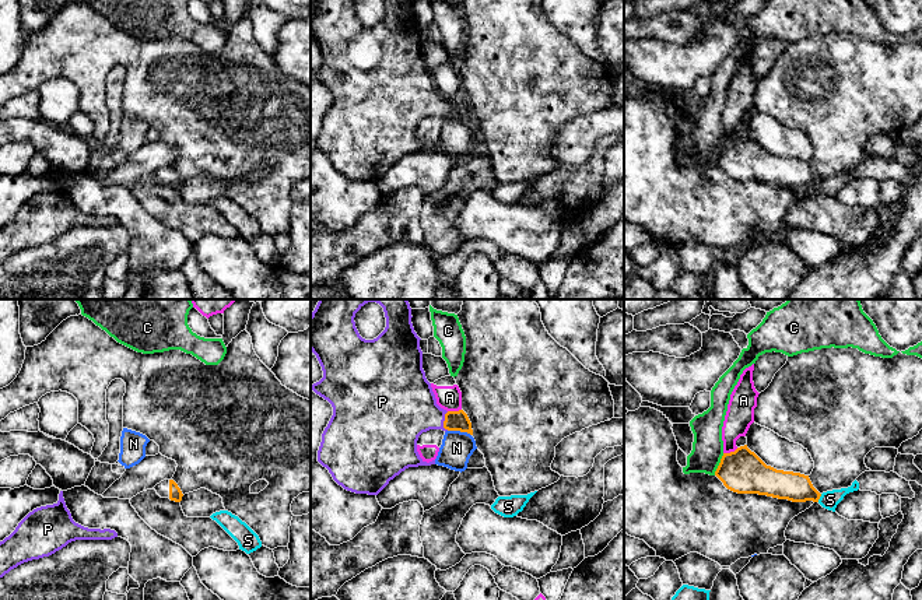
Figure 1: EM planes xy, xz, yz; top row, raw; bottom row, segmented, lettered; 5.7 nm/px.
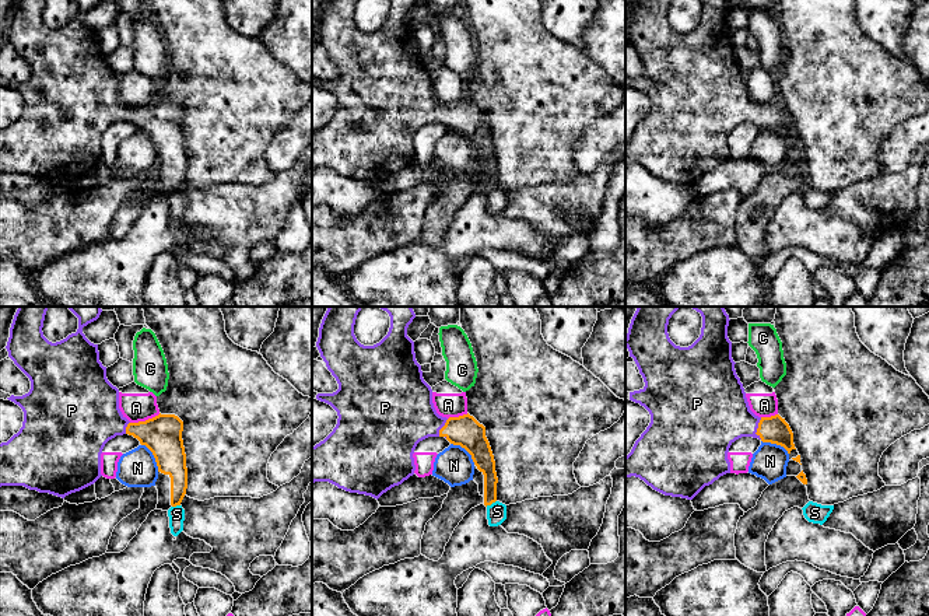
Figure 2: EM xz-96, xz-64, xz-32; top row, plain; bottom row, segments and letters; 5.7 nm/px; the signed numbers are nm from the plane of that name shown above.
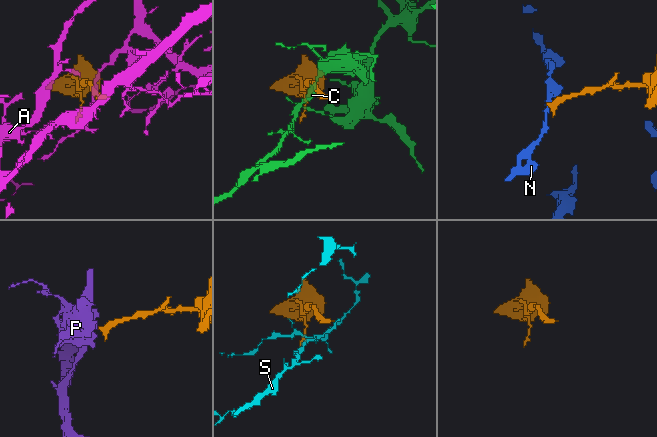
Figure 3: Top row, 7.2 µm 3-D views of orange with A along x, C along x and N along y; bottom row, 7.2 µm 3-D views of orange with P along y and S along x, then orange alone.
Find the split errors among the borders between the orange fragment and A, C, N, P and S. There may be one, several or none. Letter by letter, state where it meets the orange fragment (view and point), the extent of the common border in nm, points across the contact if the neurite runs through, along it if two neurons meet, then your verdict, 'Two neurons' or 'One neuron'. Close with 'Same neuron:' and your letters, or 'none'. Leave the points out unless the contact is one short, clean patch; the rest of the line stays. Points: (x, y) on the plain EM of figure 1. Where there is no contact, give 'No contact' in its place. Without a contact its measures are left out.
A: Touches orange at yz (731, 139). Shared border 90 nm. Two neurons
C: Touches orange at yz (719, 151). Shared border 140 nm. Boundary: yz (724, 140), (714, 161). Two neurons
N: Touches orange at xz (459, 116). Shared border 140 nm. Boundary: xz (448, 116), (466, 118), (470, 122). Two neurons
P: Touches orange at xz (444, 108). Shared border 110 nm. Path across: xz (454, 106), (444, 108), (403, 93). One neuron
S: Touches orange at yz (819, 185). Shared border 50 nm. Boundary: yz (821, 181), (817, 188). Two neurons
Same neuron: P

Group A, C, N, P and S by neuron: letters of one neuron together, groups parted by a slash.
A / C / N / P / S

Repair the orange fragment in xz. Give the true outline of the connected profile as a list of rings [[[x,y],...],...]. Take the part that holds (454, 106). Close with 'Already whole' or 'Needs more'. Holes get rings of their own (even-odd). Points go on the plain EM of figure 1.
[[[355,0],[311,1],[311,38],[323,57],[323,64],[311,74],[333,94],[318,148],[344,176],[378,182],[406,155],[435,151],[435,147],[424,148],[417,138],[423,119],[442,116],[473,122],[473,116],[463,97],[446,98],[437,91],[423,56],[421,25],[414,18],[411,0],[385,0],[386,14],[374,27],[360,22],[354,4]]]. Needs more

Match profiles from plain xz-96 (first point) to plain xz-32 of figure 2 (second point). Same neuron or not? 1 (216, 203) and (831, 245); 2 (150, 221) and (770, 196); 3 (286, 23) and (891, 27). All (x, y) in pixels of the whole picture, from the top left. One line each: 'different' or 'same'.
1: different
2: different
3: different

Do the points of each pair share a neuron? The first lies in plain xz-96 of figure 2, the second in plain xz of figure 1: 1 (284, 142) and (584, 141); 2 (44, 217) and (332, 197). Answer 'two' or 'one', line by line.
1: one
2: two

